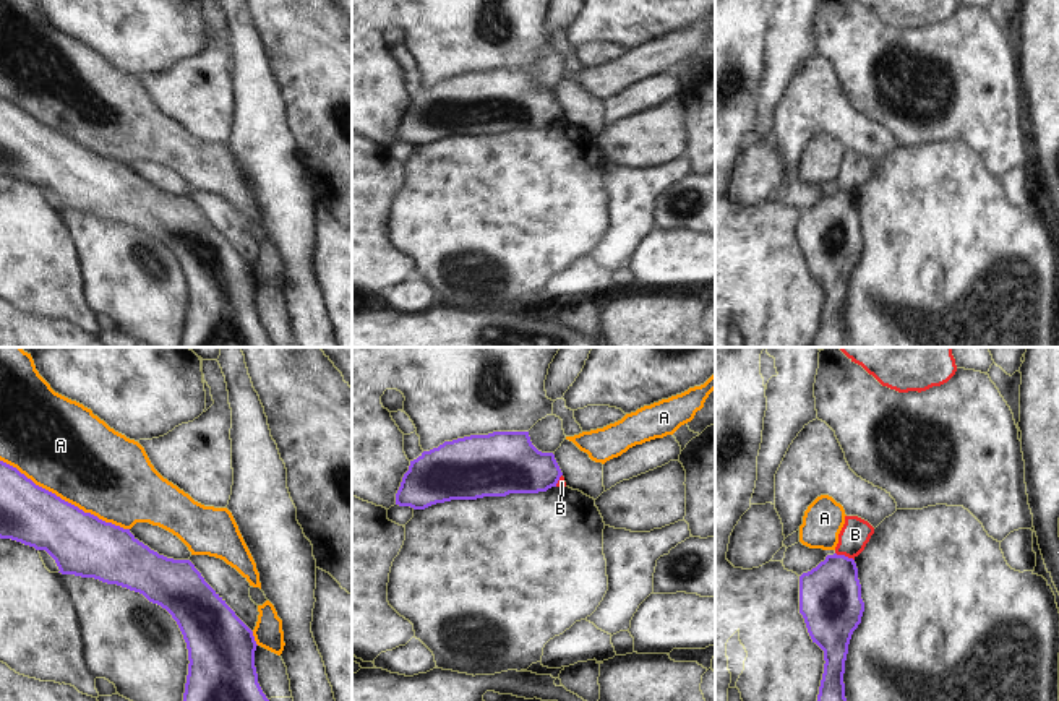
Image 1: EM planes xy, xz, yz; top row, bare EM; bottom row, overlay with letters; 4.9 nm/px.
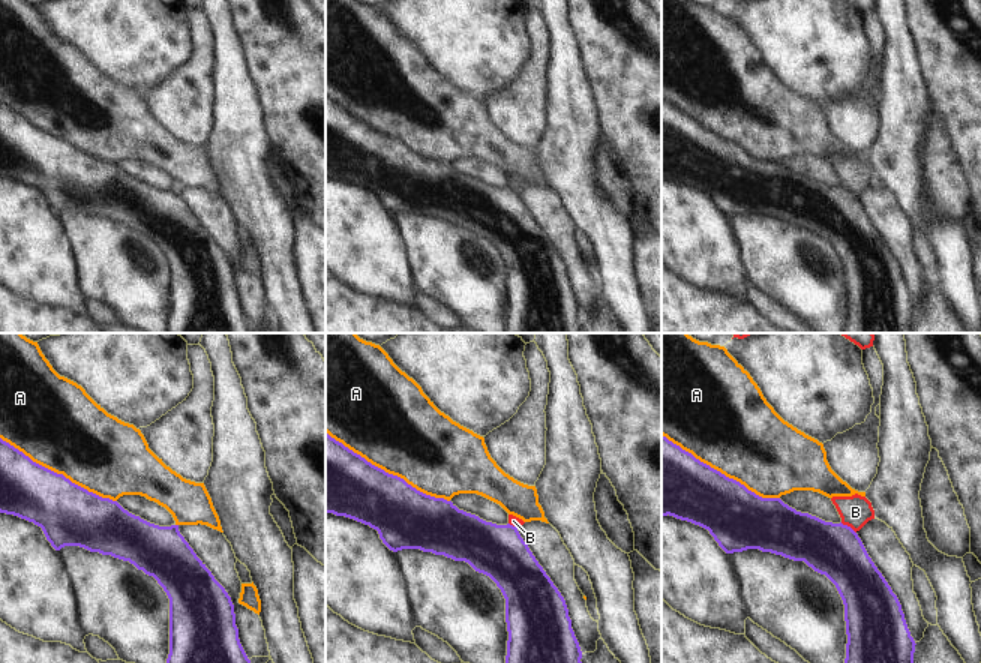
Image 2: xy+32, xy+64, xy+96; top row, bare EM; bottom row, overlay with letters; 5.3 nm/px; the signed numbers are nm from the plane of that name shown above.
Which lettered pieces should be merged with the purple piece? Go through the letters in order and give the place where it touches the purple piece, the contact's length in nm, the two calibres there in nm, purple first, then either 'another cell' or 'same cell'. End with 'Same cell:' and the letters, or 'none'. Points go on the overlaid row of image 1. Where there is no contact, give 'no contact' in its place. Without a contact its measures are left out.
A: xy (64, 500) | 750 nm | 320/440 nm | another cell
B: yz (845, 557) | 100 nm | 300/150 nm | another cell
Same cell: none

